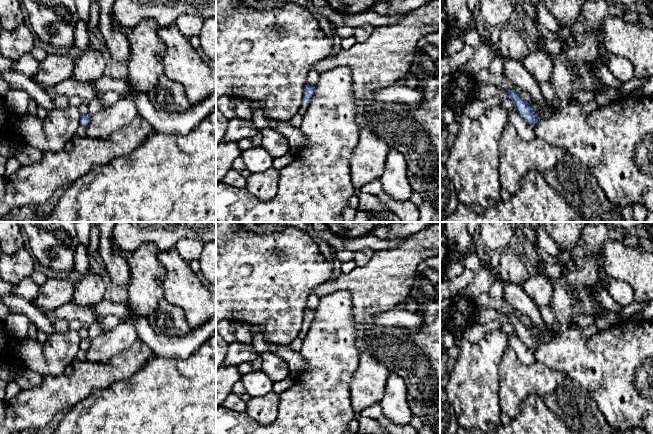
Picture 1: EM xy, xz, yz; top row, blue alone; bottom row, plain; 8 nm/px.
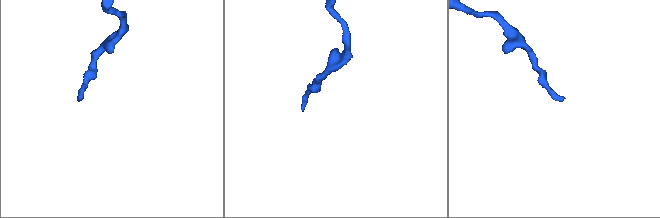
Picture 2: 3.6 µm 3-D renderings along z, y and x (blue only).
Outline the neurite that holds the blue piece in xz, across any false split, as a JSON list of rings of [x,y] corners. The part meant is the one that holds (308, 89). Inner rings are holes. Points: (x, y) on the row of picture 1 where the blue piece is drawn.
[[[306,85],[304,87],[304,96],[302,99],[302,104],[301,104],[300,109],[298,111],[298,114],[300,114],[301,116],[303,116],[305,114],[305,112],[309,106],[311,97],[314,93],[314,88],[315,88],[315,86],[313,86],[313,85]]]

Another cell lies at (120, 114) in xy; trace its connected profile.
[[[126,97],[91,115],[87,128],[87,137],[103,139],[113,132],[131,124],[138,116],[136,106]]]

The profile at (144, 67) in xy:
[[[144,21],[126,32],[130,56],[126,63],[131,90],[147,93],[164,75],[162,55],[165,45],[158,35],[159,26]]]

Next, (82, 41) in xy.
[[[79,20],[75,26],[74,38],[75,46],[84,50],[88,49],[90,45],[90,39],[88,36],[88,24],[82,20]]]

